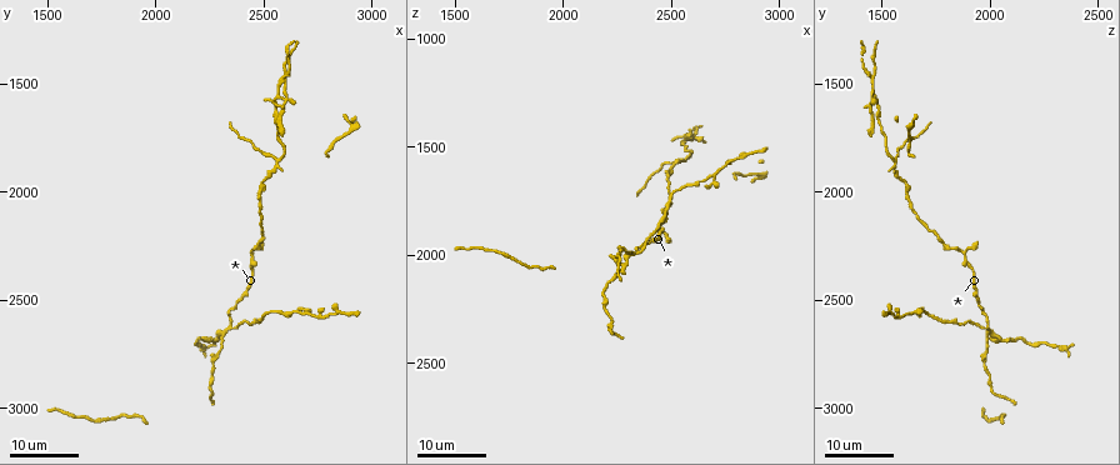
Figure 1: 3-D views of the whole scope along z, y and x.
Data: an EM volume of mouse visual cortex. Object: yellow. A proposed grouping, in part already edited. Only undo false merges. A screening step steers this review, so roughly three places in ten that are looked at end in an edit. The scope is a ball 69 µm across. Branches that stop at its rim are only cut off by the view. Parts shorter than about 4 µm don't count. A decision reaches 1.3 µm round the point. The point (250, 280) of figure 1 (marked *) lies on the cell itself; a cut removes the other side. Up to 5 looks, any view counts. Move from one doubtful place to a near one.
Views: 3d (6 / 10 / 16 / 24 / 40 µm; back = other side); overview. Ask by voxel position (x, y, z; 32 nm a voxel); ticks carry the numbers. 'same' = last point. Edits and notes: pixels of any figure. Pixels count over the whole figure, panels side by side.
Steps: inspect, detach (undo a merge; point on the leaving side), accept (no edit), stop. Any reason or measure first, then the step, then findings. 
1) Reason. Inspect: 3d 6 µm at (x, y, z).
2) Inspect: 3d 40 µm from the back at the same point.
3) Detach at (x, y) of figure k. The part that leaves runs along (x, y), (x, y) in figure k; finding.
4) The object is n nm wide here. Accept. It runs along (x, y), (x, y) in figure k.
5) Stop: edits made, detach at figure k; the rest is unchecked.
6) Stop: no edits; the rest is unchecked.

Branch point. Inspect: 3d 16 µm at (2360, 2630, 1980).

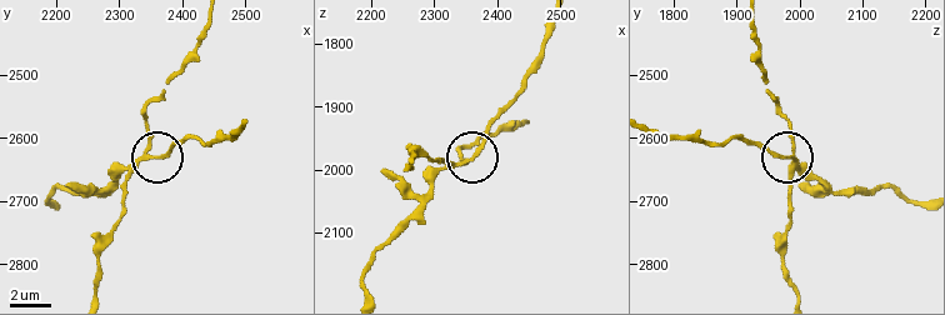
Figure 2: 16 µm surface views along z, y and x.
Inspect: 3d 6 µm at (2355, 2625, 1985).

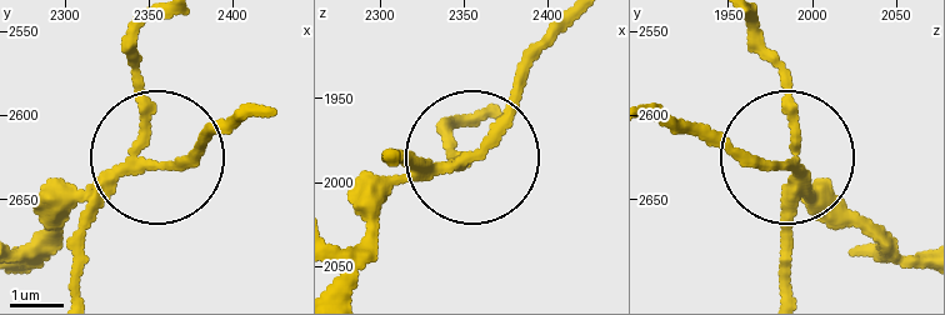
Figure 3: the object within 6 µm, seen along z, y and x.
The side arm is 29 µm long; 3 arms meet here. Detach at (41, 205) of figure 3. A second cell is stuck on.

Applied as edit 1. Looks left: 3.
Four arms meet. Inspect: 3d 24 µm at (2600, 1570, 1460).

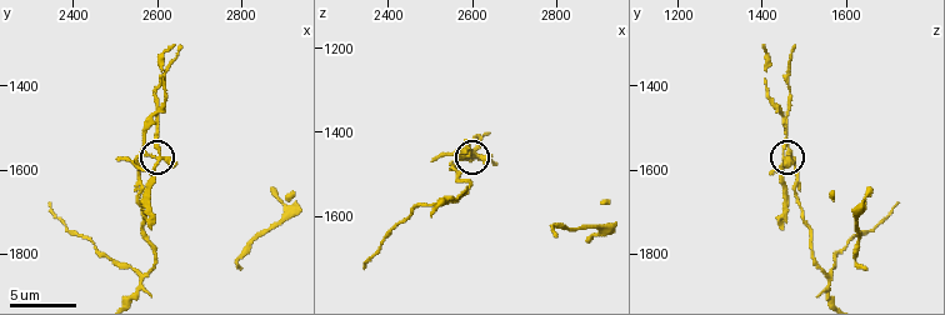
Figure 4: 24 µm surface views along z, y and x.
Inspect: 3d 6 µm at (2610, 1565, 1460).

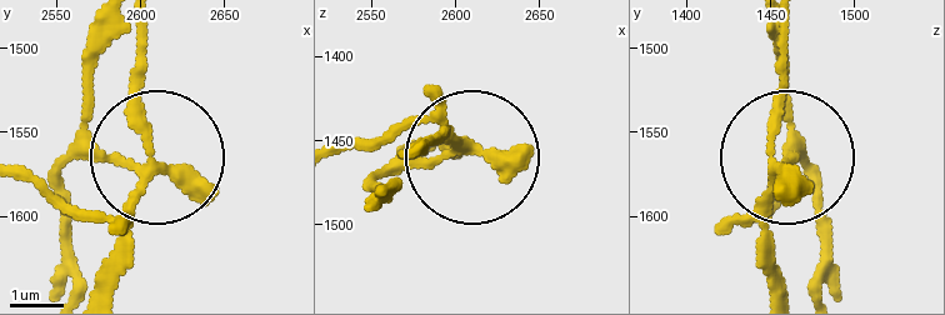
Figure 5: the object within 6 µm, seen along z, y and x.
Detach at (124, 233) of figure 5. The part that leaves runs along (154, 171), (140, 28) in figure 5; a second cell is stuck on.

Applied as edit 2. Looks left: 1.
Stop: edits made, detach at figure 3, detach at figure 5; the rest is unchecked.

